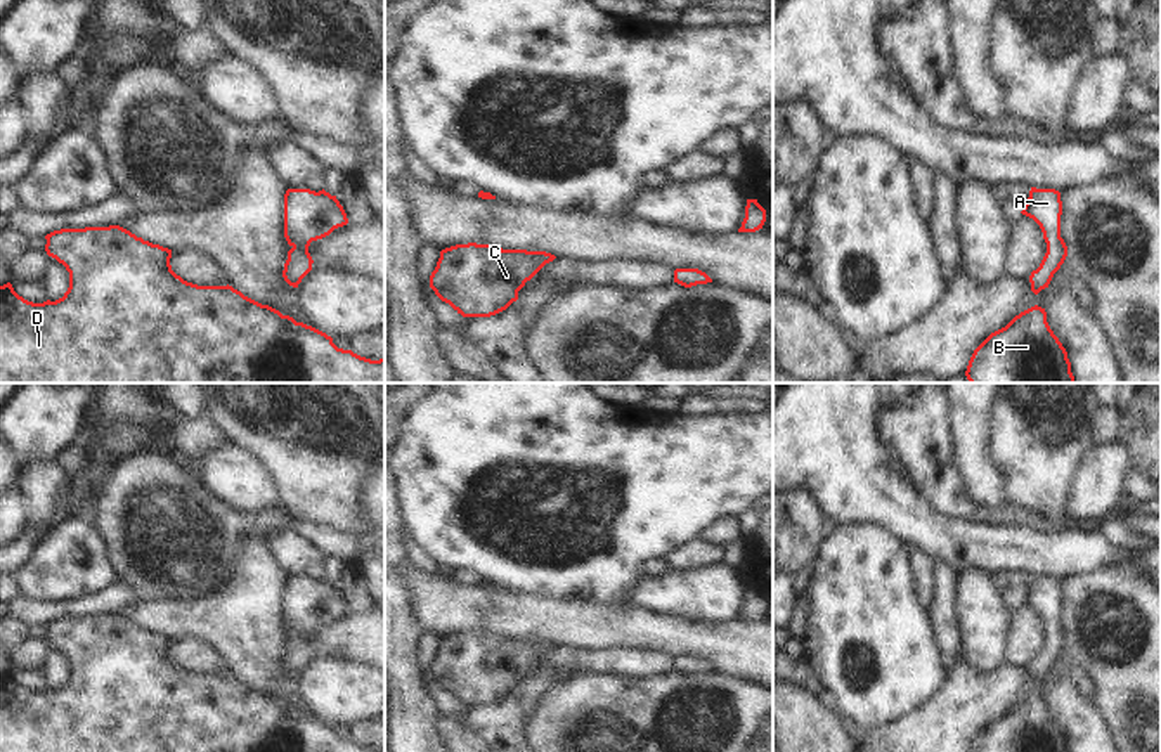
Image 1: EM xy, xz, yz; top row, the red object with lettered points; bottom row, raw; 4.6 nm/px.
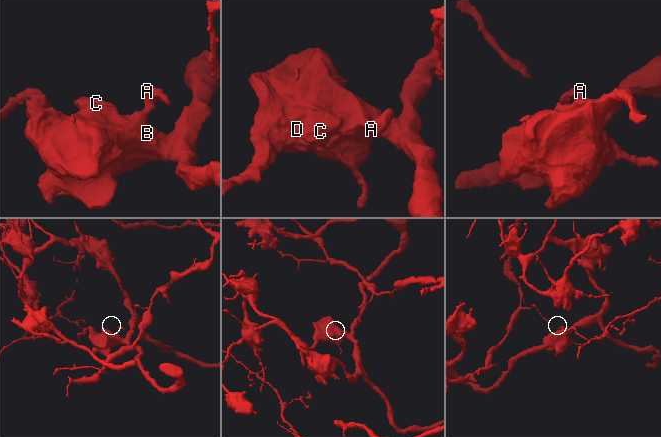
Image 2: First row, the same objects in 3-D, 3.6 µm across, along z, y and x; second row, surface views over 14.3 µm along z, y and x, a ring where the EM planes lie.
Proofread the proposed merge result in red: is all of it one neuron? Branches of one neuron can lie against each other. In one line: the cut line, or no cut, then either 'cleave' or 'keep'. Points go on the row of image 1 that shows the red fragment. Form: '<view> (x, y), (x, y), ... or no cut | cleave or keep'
no cut | keep

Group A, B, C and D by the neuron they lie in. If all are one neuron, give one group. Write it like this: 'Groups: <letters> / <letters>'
Groups: A B C D

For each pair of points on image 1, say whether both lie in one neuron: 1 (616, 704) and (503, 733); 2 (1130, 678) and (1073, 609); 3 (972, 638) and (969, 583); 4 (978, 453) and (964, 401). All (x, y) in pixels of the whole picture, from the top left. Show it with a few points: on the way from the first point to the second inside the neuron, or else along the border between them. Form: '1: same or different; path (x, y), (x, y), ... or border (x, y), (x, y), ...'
1: different; border (527, 714), (524, 733)
2: same; path (1109, 664), (1102, 662), (1082, 643), (1076, 629)
3: same; path (972, 624), (972, 596)
4: same; path (971, 440), (969, 413)

